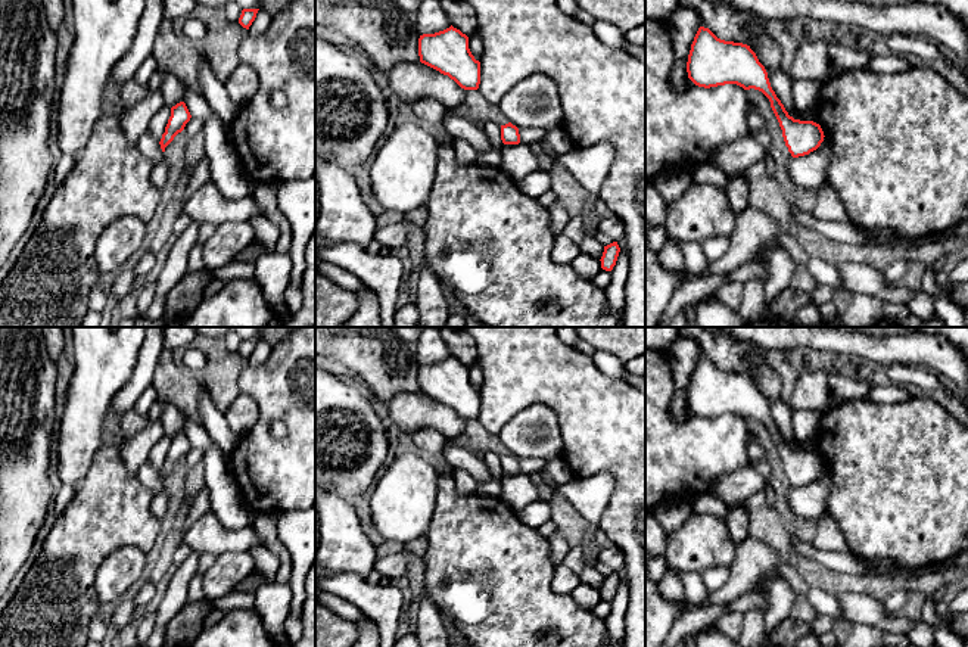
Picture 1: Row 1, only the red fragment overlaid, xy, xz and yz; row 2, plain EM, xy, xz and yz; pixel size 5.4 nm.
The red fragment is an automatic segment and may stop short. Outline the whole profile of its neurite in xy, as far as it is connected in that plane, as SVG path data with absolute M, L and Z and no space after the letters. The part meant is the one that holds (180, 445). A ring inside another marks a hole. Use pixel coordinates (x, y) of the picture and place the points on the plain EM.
M184 432L161 438L147 455L147 461L161 475L162 482L181 463L192 445Z

